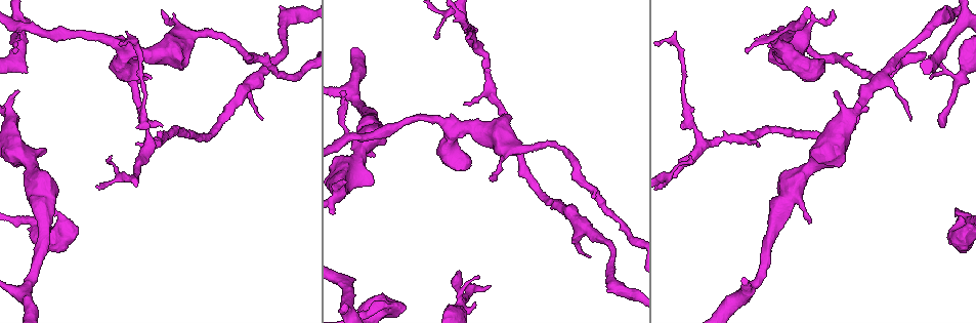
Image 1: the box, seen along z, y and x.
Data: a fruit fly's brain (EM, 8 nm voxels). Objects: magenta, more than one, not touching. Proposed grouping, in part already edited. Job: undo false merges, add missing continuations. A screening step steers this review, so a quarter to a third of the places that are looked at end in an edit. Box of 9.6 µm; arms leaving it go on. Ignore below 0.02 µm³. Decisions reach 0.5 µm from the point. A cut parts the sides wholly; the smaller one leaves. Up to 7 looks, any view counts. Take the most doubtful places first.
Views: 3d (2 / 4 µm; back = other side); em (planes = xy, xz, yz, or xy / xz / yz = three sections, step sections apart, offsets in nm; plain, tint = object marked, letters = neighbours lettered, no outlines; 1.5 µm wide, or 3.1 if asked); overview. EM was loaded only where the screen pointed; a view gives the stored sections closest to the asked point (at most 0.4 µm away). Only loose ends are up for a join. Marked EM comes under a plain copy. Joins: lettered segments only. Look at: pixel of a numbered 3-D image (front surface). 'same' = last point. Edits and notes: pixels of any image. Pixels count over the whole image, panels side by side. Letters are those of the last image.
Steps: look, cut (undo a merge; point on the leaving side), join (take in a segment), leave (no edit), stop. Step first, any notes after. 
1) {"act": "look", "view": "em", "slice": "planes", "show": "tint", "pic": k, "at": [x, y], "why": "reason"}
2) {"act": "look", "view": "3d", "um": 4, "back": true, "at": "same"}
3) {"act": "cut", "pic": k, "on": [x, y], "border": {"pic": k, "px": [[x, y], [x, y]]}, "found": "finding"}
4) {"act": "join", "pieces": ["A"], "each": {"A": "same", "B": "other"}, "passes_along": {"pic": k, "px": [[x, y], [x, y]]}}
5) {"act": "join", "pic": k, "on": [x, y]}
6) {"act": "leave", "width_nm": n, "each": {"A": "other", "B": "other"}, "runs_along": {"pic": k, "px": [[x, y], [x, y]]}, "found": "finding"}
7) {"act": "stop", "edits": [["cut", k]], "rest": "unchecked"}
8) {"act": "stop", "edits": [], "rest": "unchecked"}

{"act": "look", "view": "em", "slice": "planes", "show": "tint", "pic": 1, "at": [835, 91], "why": "an open end"}

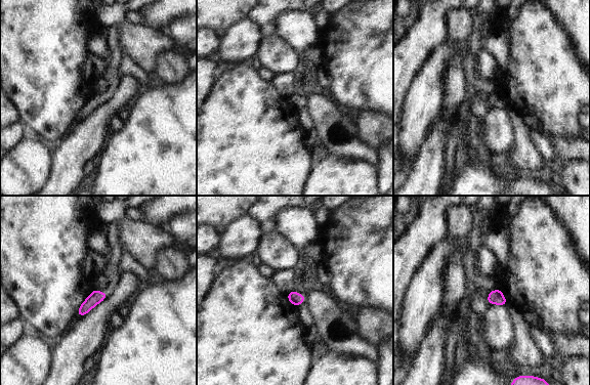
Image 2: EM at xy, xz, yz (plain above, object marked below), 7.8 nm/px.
{"act": "look", "view": "em", "slice": "planes", "show": "letters", "at": "same"}

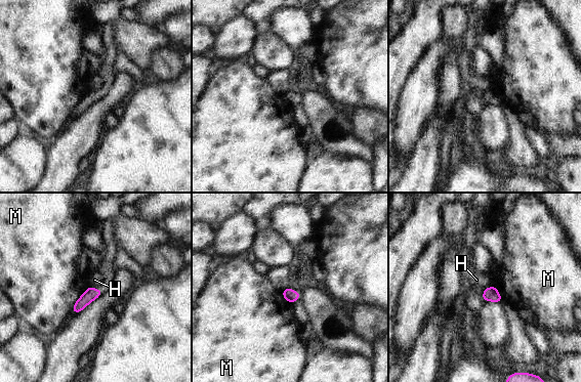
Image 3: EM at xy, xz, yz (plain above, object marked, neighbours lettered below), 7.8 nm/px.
{"act": "leave", "each": {"H": "other", "M": "other"}, "border": {"pic": 3, "px": [[494, 285], [484, 290]]}, "found": "no lettered segment goes on from it"}

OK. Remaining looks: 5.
{"act": "look", "view": "em", "slice": "yz", "step": 4, "show": "tint", "pic": 1, "at": [960, 75], "why": "narrows sharply"}

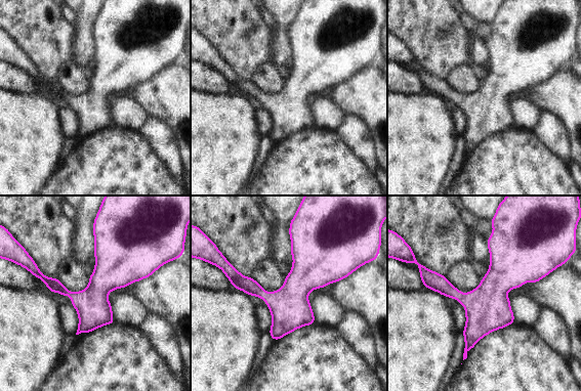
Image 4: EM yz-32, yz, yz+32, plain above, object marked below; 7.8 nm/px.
{"act": "look", "view": "em", "slice": "planes", "show": "letters", "at": "same", "why": "cut it another way"}

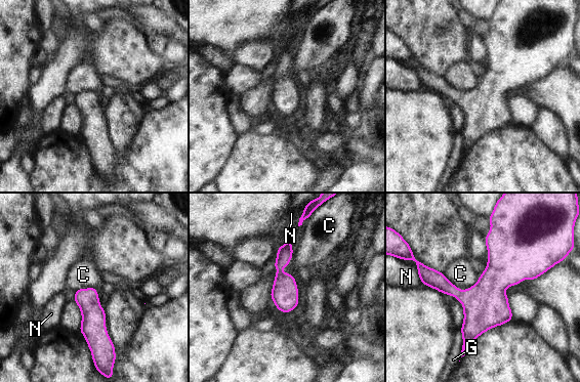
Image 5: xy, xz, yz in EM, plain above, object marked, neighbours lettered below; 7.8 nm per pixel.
{"act": "leave", "width_nm": 180, "longest_contact_nm": ["C", 400], "each": {"C": "other", "G": "other", "N": "other"}, "found": "all the same cell"}

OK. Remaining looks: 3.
{"act": "look", "view": "em", "slice": "xy", "step": 8, "show": "tint", "pic": 1, "at": [143, 102], "why": "thick turns thin"}

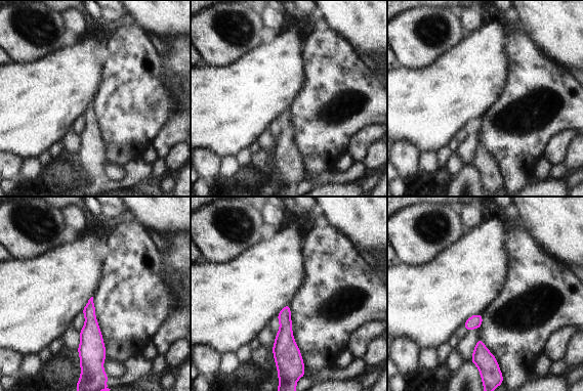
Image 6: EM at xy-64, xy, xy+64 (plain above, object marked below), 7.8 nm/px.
{"act": "look", "view": "em", "slice": "planes", "show": "letters", "at": "same", "why": "cut it another way"}

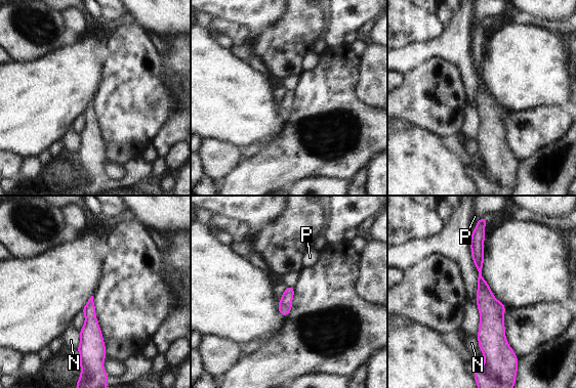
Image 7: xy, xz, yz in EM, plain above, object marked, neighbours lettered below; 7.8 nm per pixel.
{"act": "leave", "each": {"N": "other", "P": "other"}, "runs_along": {"pic": 7, "px": [[481, 232], [478, 262], [491, 310], [491, 355]]}, "found": "one cell here"}

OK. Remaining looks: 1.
{"act": "stop", "edits": [], "rest": "unchecked"}

